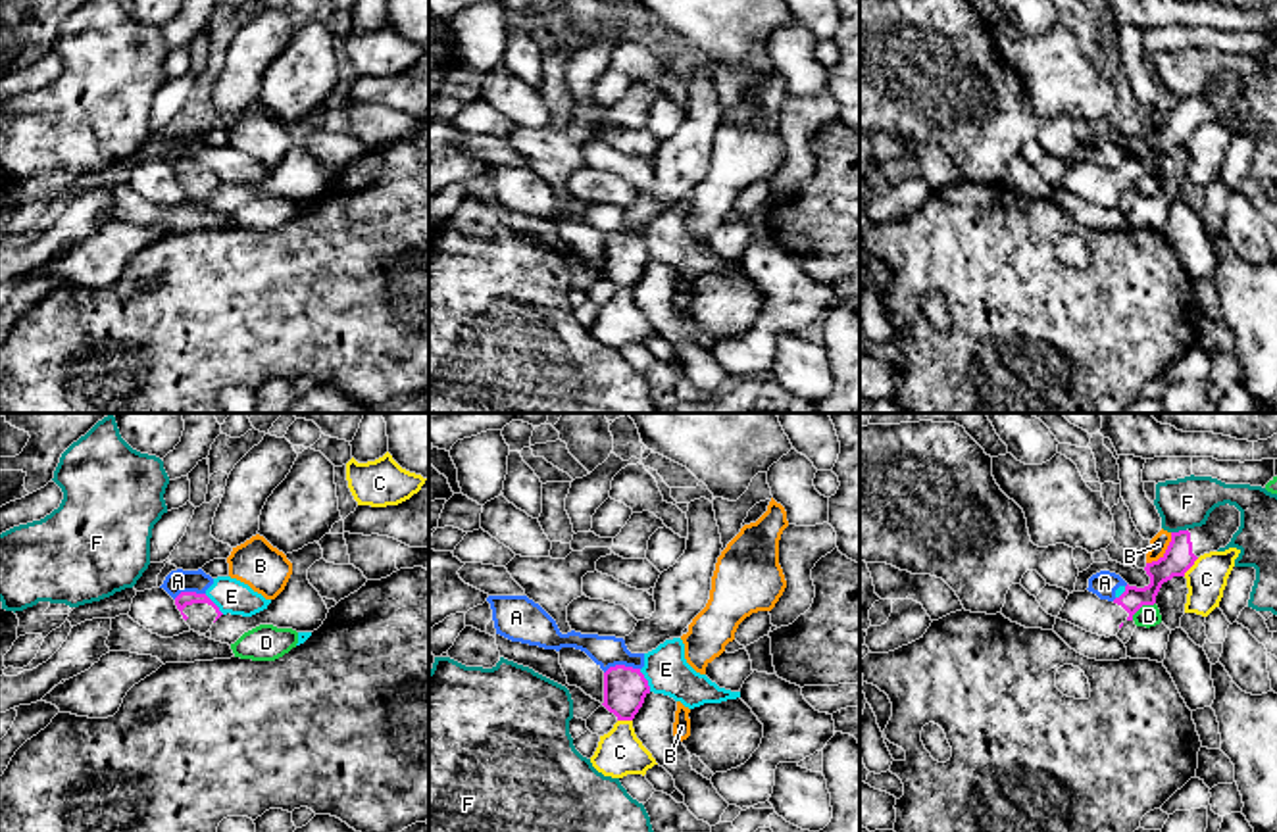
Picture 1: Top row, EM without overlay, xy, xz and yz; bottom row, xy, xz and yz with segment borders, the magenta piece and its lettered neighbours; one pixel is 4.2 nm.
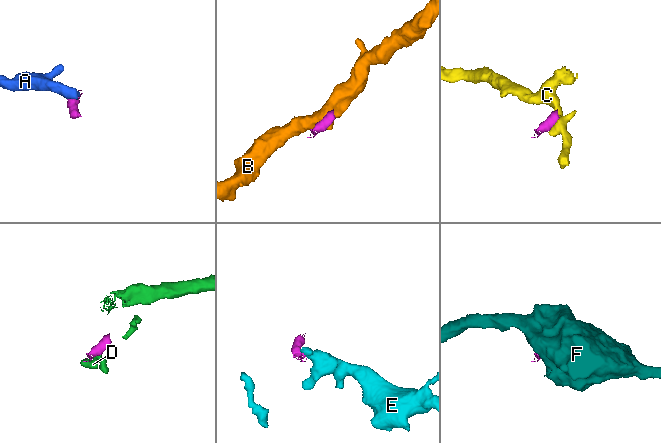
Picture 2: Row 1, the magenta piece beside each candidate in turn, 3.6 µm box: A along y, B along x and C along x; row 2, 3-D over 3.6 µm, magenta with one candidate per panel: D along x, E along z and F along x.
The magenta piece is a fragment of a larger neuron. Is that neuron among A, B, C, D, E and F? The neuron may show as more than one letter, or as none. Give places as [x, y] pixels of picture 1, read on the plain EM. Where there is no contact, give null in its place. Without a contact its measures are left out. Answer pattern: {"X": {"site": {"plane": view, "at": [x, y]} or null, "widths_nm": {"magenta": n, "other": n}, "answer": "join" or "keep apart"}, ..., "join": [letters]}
{"A": {"site": {"plane": "xz", "at": [622, 235]}, "widths_nm": {"magenta": 180, "other": 130}, "answer": "keep apart"}, "B": {"site": {"plane": "yz", "at": [1166, 122]}, "widths_nm": {"magenta": 120, "other": 80}, "answer": "keep apart"}, "C": {"site": {"plane": "yz", "at": [1191, 135]}, "widths_nm": {"magenta": 120, "other": 170}, "answer": "keep apart"}, "D": {"site": {"plane": "yz", "at": [1141, 175]}, "widths_nm": {"magenta": 120, "other": 100}, "answer": "keep apart"}, "E": {"site": {"plane": "xz", "at": [647, 250]}, "widths_nm": {"magenta": 180, "other": 190}, "answer": "keep apart"}, "F": {"site": {"plane": "yz", "at": [1179, 100]}, "widths_nm": {"magenta": 120, "other": 220}, "answer": "keep apart"}, "join": []}

